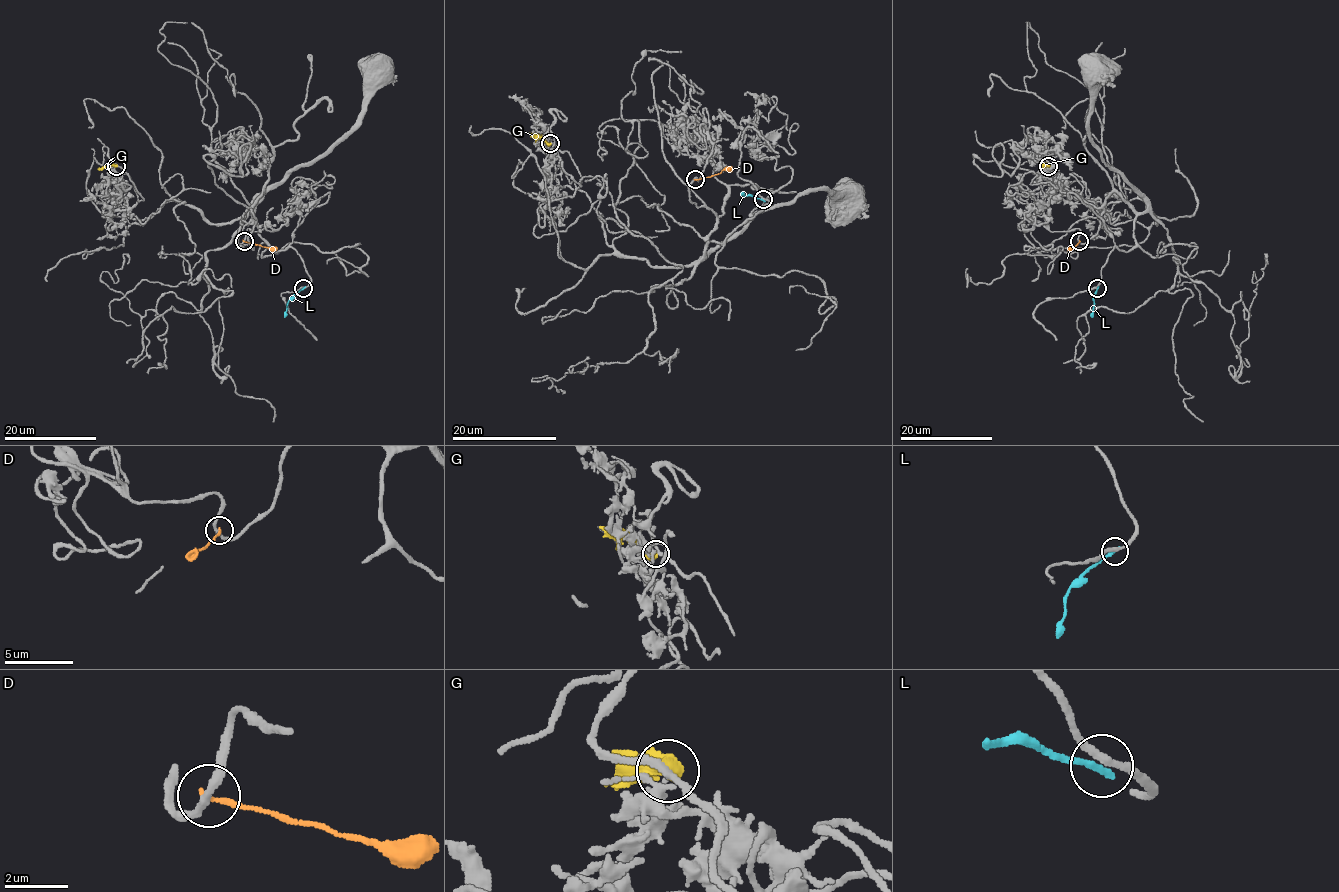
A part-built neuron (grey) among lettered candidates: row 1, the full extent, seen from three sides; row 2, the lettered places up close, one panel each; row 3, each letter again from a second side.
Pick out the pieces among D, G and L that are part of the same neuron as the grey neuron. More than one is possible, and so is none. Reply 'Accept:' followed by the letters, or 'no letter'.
Accept: no letter

